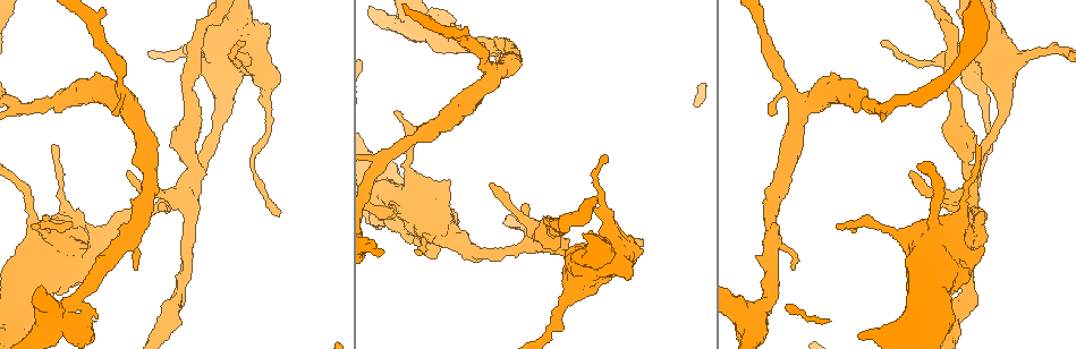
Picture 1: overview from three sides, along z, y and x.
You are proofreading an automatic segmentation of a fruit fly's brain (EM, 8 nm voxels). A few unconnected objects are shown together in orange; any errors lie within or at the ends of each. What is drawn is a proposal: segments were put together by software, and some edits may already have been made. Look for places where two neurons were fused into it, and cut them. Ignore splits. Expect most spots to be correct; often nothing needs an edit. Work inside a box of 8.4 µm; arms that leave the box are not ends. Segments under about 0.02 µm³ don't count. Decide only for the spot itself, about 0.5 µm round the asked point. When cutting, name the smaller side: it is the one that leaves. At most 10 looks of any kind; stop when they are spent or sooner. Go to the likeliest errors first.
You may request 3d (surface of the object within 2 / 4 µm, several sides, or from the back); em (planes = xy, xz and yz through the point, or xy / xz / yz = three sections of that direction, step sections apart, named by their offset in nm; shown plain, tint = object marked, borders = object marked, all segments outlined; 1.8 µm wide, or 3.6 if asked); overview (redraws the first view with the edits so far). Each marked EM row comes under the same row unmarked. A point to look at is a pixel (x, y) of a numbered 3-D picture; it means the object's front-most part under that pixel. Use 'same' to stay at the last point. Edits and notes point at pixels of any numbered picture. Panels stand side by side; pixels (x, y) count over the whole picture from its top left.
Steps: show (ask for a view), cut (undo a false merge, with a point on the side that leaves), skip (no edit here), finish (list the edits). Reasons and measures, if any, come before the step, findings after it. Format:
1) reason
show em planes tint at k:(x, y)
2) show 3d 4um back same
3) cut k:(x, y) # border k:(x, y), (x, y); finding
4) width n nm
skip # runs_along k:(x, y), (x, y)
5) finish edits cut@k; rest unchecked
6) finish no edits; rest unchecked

four or more arms meet
show 3d 2um at 1:(538, 242)

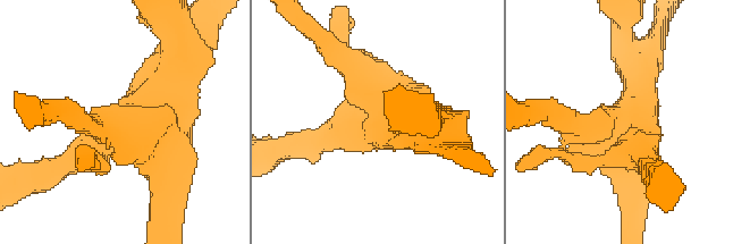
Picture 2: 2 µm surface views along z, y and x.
now the EM
show em planes tint at 2:(385, 125)

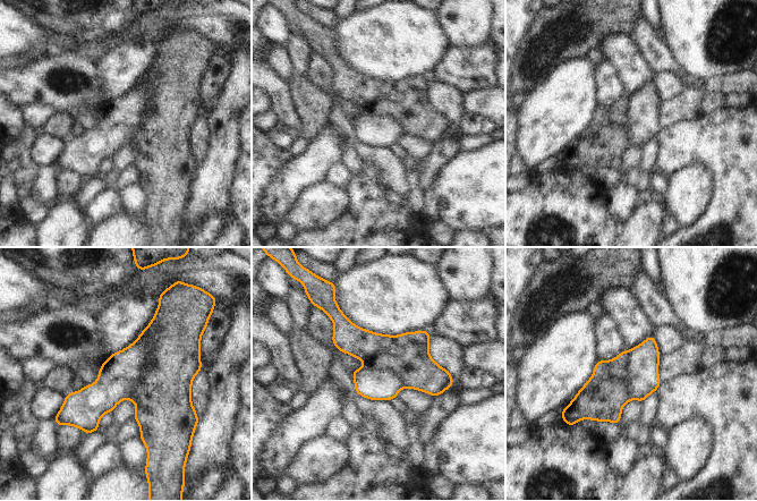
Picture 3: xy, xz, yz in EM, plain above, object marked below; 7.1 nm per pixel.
cut 3:(163, 397) # part_leaving 3:(337, 322), (445, 385); a second neuron is stuck on

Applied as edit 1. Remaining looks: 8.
calibre changes
show em yz step 4 tint at 1:(383, 161)

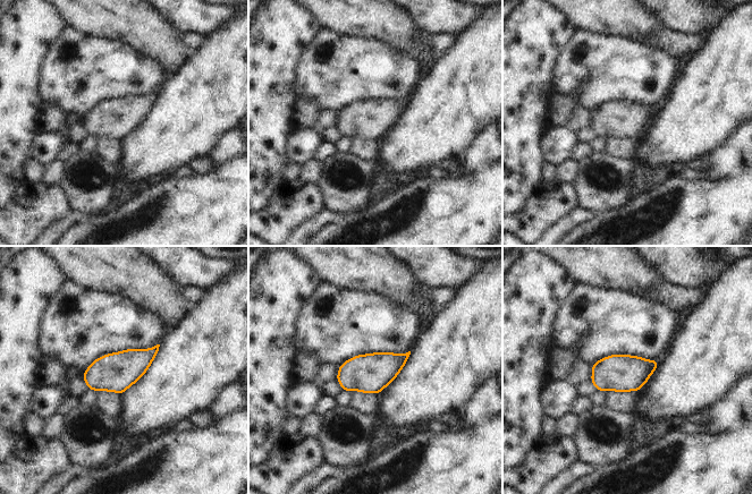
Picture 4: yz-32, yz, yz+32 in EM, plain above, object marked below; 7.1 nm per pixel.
width 260 nm
skip # one neuron here

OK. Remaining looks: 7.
calibre changes
show em 3.6um xy step 4 tint at 1:(221, 46)

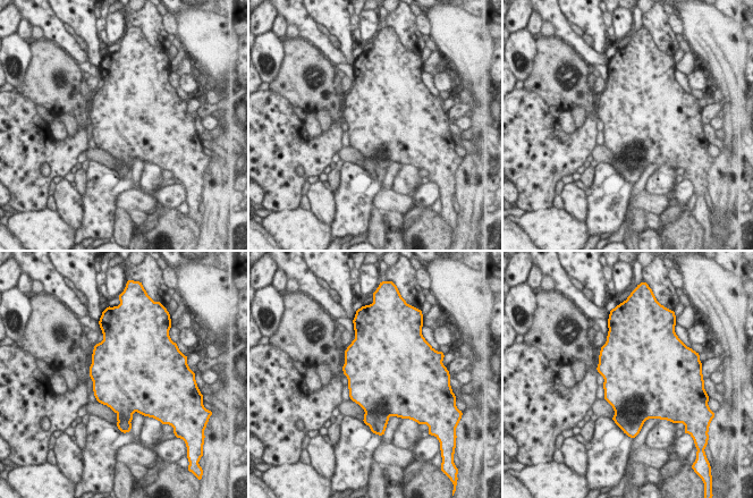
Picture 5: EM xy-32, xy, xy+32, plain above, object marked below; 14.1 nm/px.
skip # all the same neuron

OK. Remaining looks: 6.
three arms meet
show em 3.6um yz step 8 tint at 1:(131, 108)

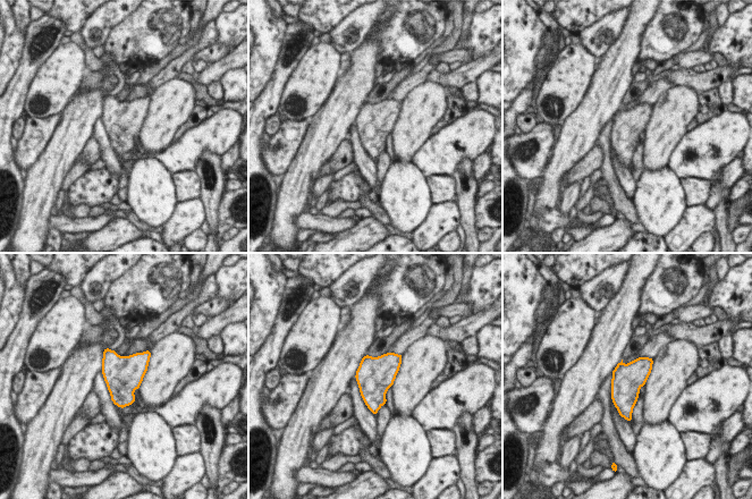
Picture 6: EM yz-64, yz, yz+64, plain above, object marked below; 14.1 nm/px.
show em 3.6um planes tint same

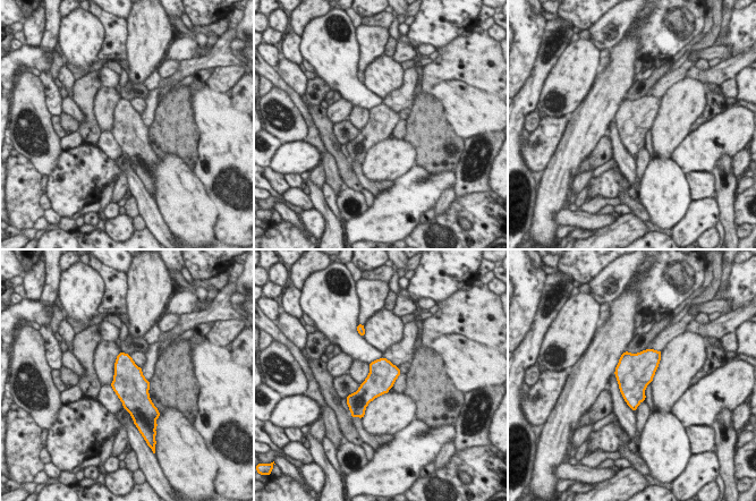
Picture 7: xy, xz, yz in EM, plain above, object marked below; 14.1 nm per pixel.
skip # all the same neuron

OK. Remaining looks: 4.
finish edits cut@3; rest unchecked

